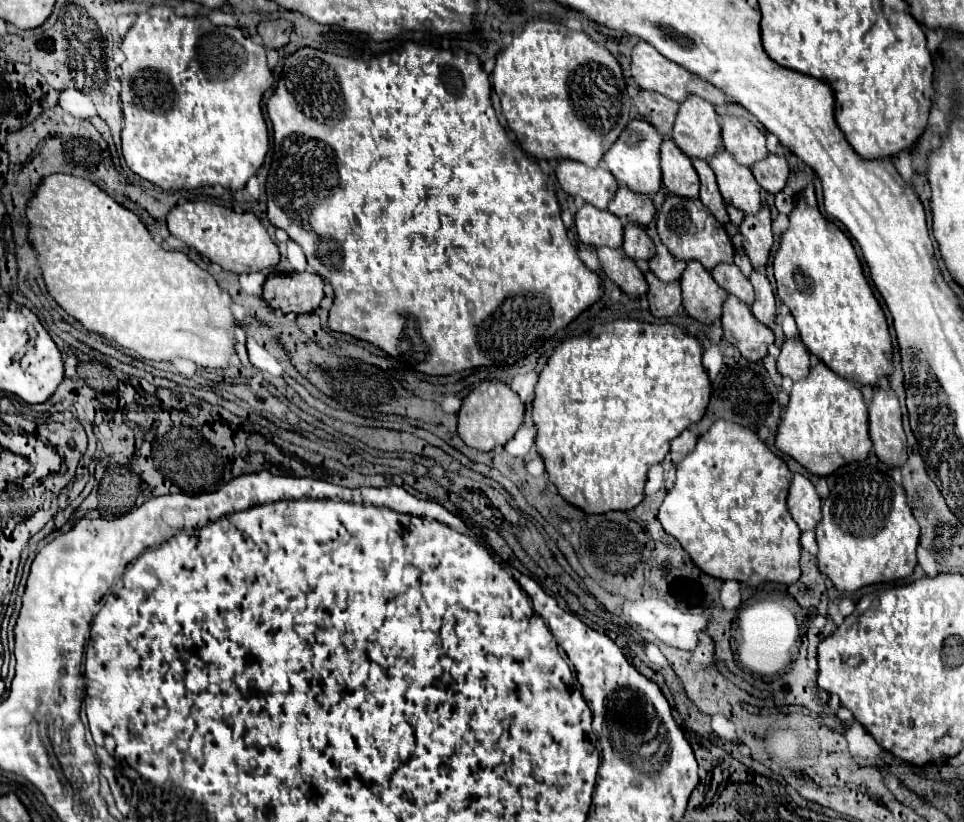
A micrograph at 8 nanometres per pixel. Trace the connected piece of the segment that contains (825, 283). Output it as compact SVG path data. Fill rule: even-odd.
M808 185L798 197L796 207L790 213L790 229L780 239L780 249L774 257L774 277L776 293L780 301L790 309L796 319L798 333L806 349L816 355L824 365L828 365L840 377L854 381L860 387L876 387L882 377L892 375L892 339L886 323L886 315L872 293L870 283L864 277L860 259L854 251L852 241L830 223L816 207L814 187Z

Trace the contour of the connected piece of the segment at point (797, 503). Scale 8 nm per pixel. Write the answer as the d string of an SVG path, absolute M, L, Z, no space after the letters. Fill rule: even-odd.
M794 475L792 479L790 495L788 495L788 509L790 509L792 519L798 523L800 531L816 529L816 525L822 519L820 497L814 485L802 475Z

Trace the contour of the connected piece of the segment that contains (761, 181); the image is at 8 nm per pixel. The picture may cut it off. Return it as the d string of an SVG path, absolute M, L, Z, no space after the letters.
M770 155L764 161L758 161L752 167L752 173L754 173L754 177L756 177L756 181L758 181L758 185L762 189L766 189L768 193L776 195L776 193L780 193L784 189L790 169L788 169L784 157Z

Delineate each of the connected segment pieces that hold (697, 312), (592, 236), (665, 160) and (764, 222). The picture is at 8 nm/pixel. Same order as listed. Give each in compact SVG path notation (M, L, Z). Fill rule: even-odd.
M698 261L688 263L680 285L684 309L692 319L704 325L712 325L716 319L720 319L722 303L726 301L728 293L724 293L724 289L712 281L712 275Z
M584 203L576 213L576 229L580 241L592 247L612 247L612 249L622 247L624 225L610 211L600 211Z
M674 141L662 143L662 177L670 195L698 197L698 173L692 161L682 155Z
M762 205L762 211L756 217L744 217L744 223L740 227L742 247L754 269L760 269L768 263L770 249L774 245L774 233L770 223L770 211L766 205Z

